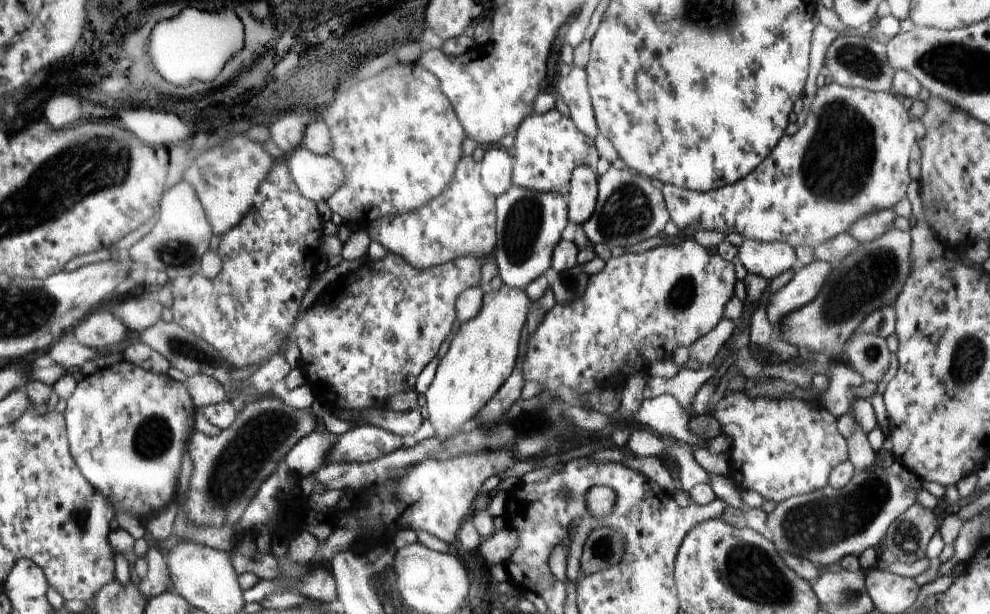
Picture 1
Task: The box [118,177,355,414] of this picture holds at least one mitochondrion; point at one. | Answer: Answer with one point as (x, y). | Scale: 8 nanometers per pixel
(188, 350)

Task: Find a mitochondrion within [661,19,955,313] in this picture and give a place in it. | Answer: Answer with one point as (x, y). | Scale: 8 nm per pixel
(842, 152)

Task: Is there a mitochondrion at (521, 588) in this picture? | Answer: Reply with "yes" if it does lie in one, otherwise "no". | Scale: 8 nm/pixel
no

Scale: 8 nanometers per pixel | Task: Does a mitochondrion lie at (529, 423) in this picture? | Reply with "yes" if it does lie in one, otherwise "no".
yes

